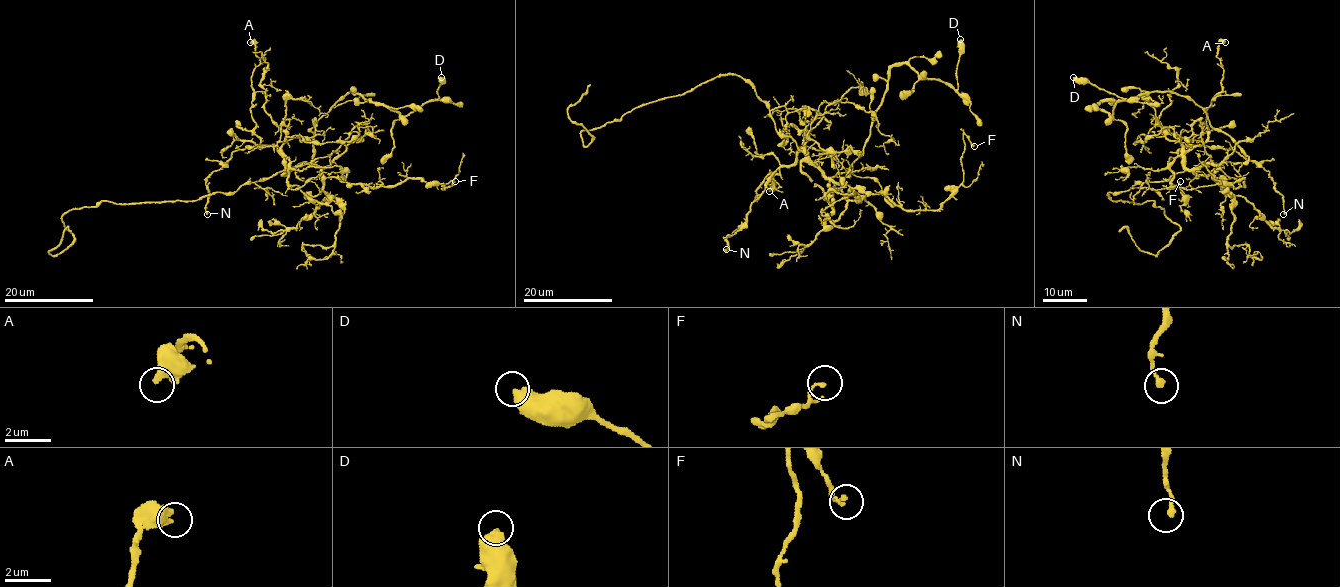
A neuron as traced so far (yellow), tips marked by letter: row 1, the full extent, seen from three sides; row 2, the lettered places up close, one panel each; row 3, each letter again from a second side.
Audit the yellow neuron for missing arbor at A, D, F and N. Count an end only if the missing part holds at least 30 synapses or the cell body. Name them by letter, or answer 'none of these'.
none of these

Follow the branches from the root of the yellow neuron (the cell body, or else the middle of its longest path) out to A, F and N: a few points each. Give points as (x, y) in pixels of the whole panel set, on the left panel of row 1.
A: (284, 170), (284, 157), (278, 149), (262, 146), (253, 131), (251, 75), (260, 59), (250, 42)
F: (284, 170), (312, 164), (324, 177), (374, 188), (398, 185), (409, 178), (443, 184), (443, 189), (455, 181)
N: (284, 170), (284, 157), (275, 146), (235, 150), (207, 178), (207, 214)

